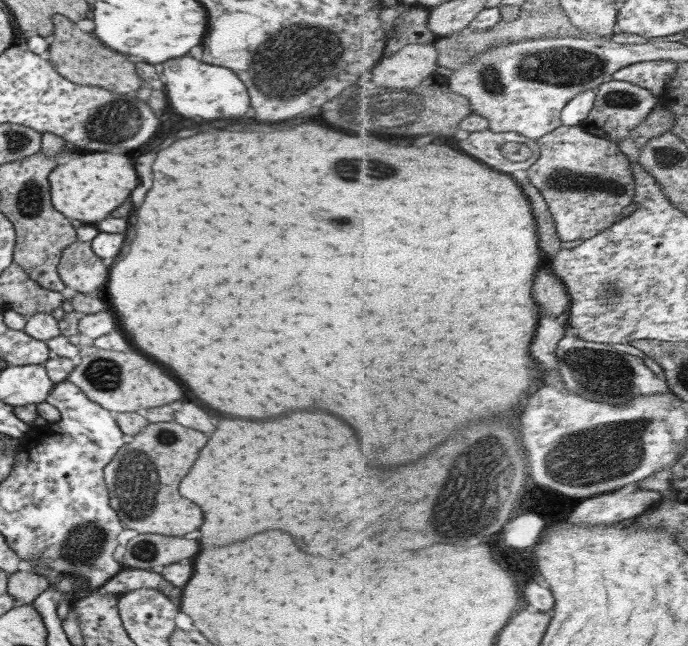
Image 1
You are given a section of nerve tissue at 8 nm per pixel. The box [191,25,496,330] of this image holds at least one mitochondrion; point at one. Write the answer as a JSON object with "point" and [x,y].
{"point":[314,53]}

